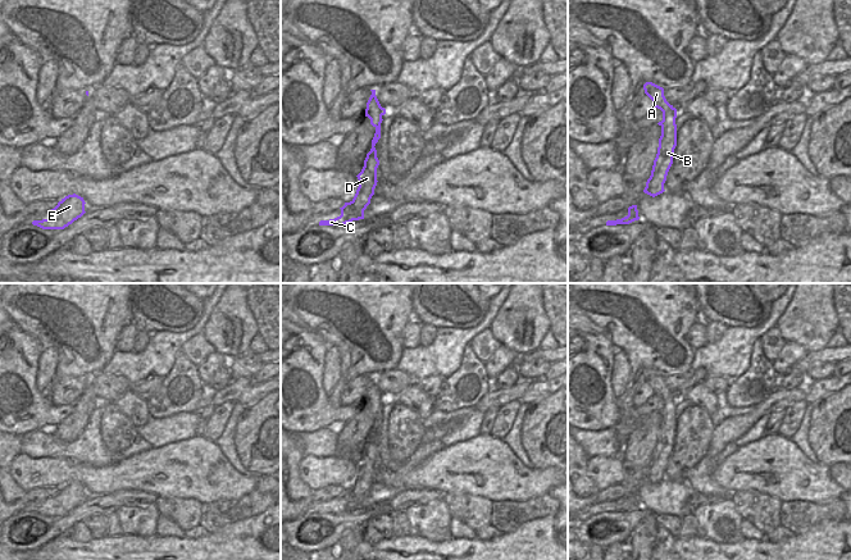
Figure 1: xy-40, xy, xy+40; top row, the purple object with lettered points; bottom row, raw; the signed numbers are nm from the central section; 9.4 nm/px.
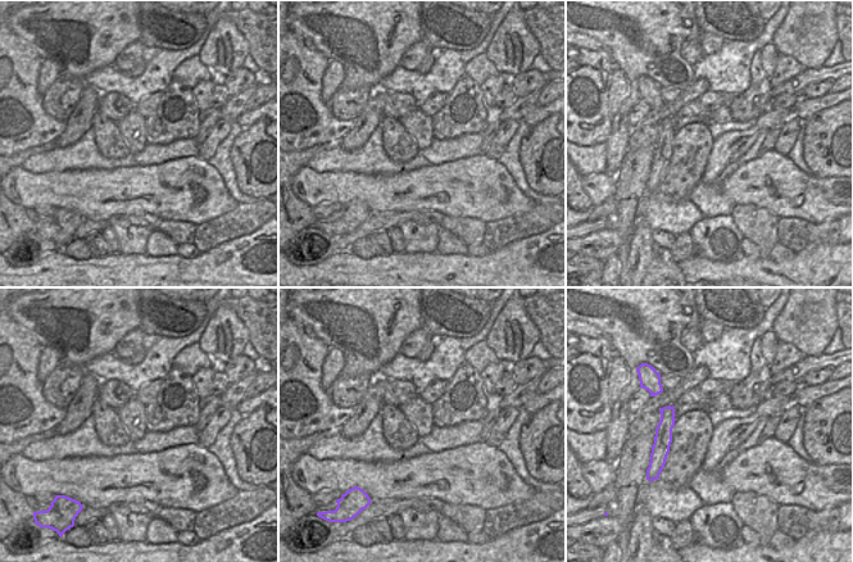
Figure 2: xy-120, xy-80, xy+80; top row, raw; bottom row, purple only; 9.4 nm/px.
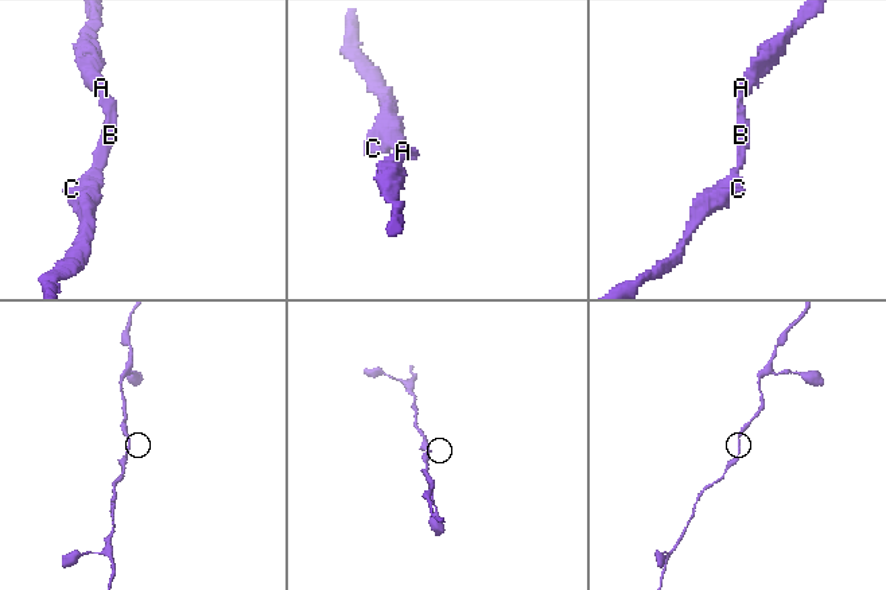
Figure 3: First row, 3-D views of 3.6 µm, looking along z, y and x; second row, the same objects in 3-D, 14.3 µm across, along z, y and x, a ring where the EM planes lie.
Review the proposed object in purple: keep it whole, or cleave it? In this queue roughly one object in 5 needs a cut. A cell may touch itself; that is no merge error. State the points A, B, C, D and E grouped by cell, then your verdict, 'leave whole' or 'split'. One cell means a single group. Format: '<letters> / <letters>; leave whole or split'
A B C D E; leave whole

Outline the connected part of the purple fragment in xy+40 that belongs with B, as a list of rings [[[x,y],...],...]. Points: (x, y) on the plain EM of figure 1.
[[[646,369],[643,377],[652,387],[654,395],[663,399],[663,408],[657,410],[661,414],[657,441],[654,447],[651,463],[643,477],[645,481],[655,484],[665,478],[664,470],[673,451],[674,436],[677,433],[677,396],[666,388],[663,374],[652,369]]]

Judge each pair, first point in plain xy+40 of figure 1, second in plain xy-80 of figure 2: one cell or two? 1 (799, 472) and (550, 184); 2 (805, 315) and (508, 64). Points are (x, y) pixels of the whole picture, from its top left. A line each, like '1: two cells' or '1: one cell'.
1: two cells
2: one cell

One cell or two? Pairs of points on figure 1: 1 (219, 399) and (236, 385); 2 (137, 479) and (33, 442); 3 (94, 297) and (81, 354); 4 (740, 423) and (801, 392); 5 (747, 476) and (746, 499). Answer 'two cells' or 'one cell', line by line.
1: one cell
2: two cells
3: one cell
4: one cell
5: two cells

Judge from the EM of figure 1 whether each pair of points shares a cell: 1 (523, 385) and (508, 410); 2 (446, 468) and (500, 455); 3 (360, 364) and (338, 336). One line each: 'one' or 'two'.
1: two
2: one
3: one

